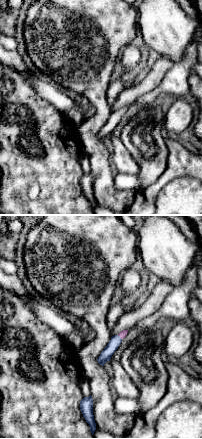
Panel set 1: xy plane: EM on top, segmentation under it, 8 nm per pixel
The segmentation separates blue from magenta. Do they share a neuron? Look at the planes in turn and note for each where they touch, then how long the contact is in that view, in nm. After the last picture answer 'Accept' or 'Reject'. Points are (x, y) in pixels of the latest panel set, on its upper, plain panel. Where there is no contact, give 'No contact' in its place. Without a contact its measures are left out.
Touches blue at (119, 113). Shared border 50 nm

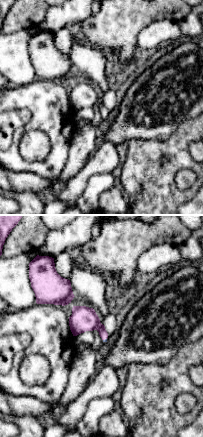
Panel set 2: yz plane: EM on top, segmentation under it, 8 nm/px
Touches blue at (105, 115). Shared border 40 nm

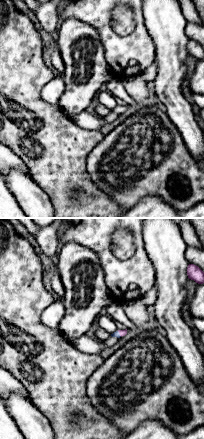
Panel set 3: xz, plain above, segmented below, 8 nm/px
Touches blue at (119, 110). Shared border 60 nm

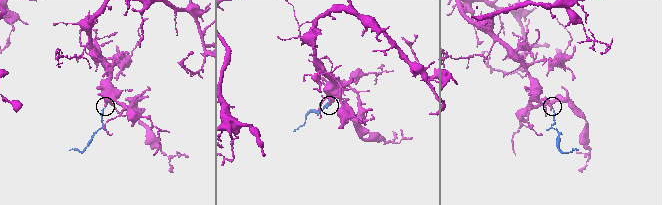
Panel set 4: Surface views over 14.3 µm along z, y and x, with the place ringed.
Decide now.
Accept

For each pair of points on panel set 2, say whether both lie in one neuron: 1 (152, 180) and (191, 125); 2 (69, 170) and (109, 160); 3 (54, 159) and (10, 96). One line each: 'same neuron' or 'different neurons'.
1: same neuron
2: different neurons
3: same neuron

